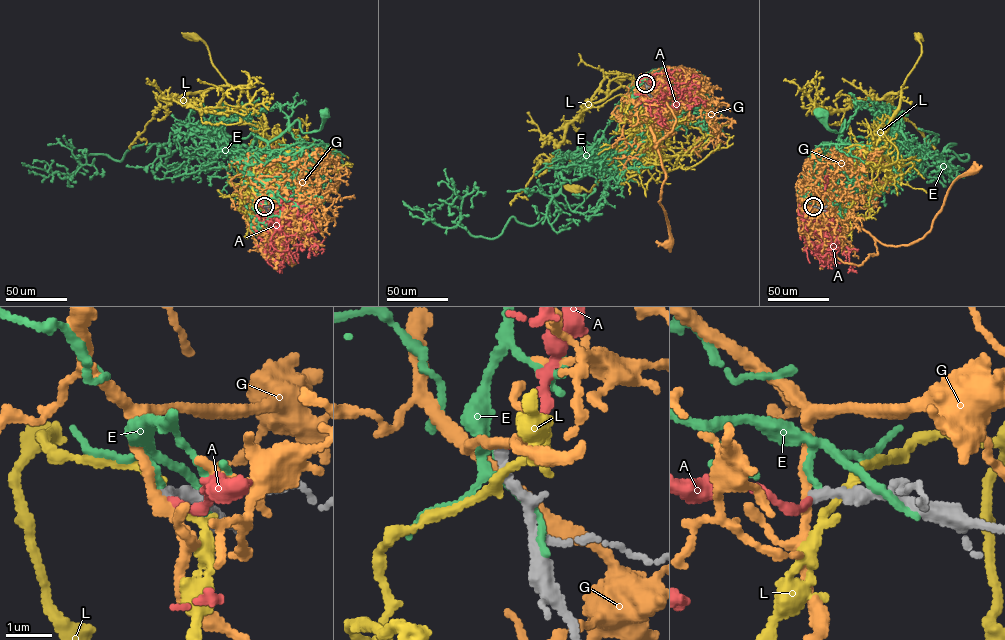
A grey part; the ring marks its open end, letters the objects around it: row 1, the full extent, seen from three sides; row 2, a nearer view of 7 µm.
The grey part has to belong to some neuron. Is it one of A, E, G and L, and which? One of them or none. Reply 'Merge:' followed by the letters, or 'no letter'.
Merge: A

